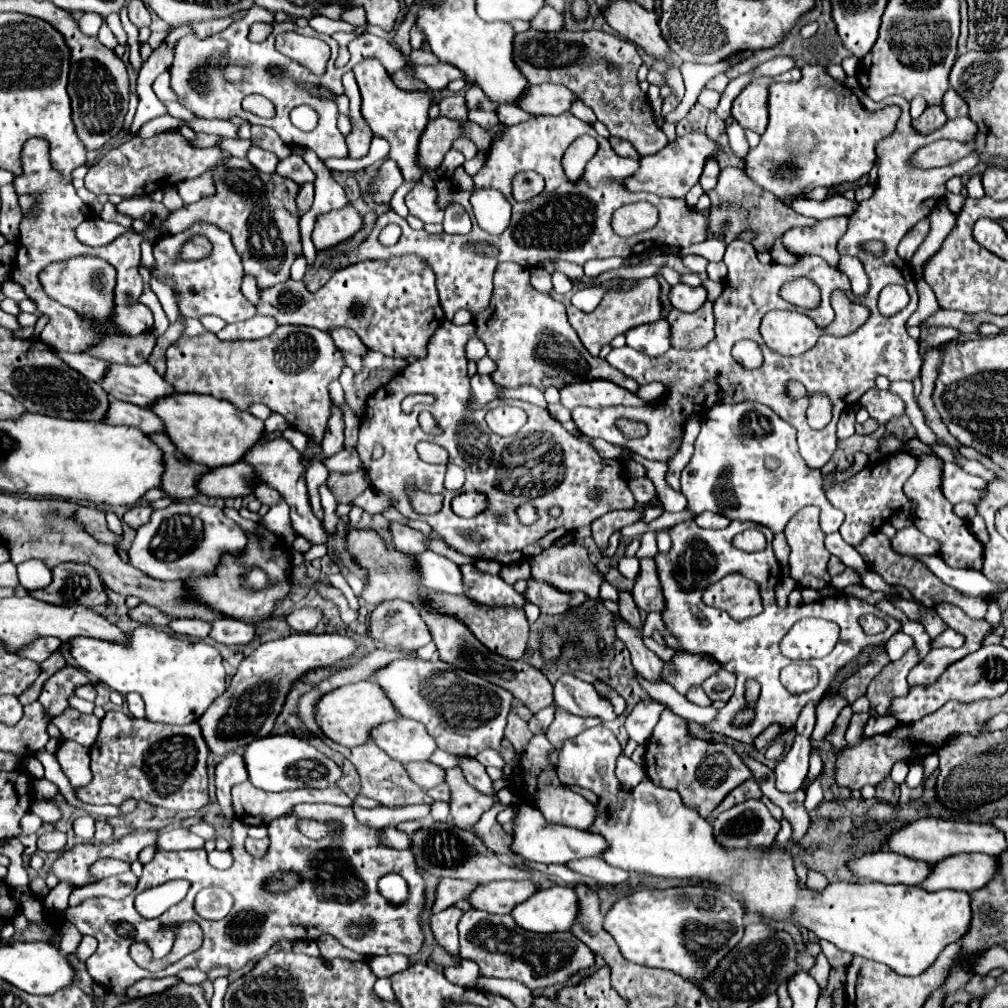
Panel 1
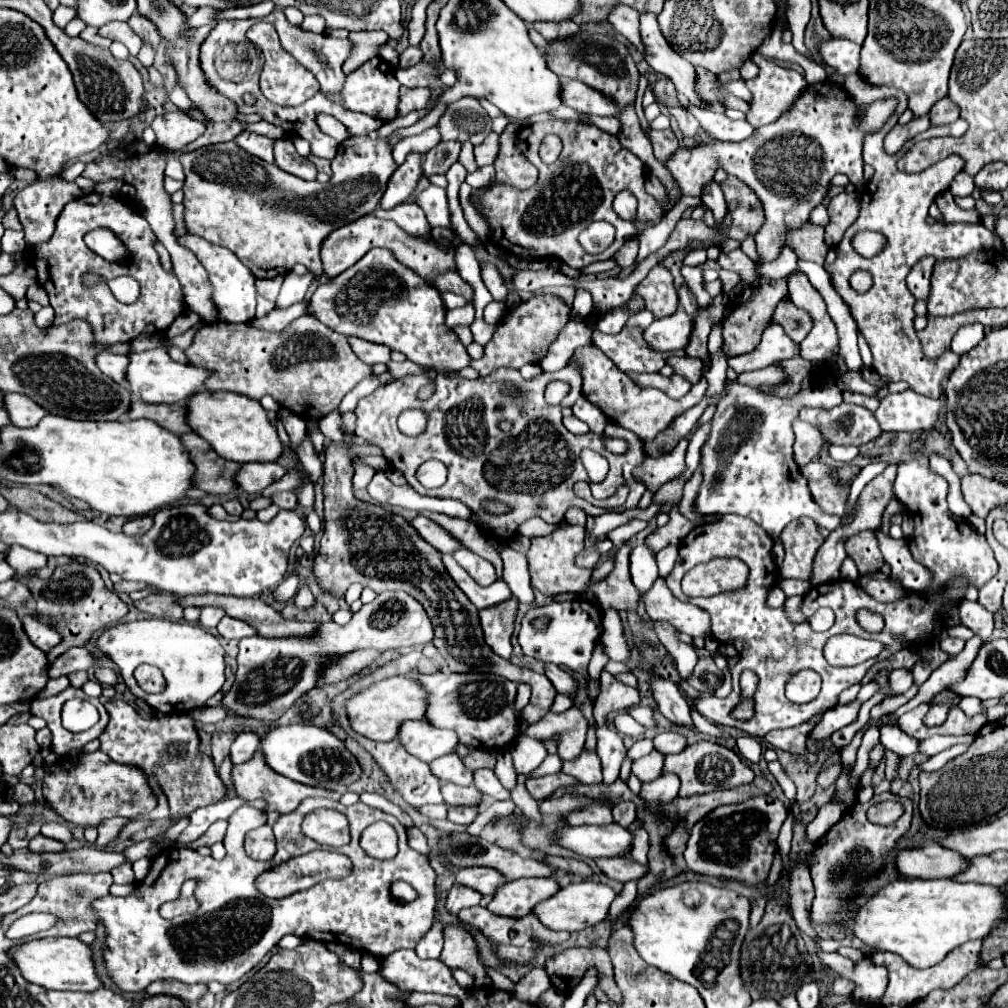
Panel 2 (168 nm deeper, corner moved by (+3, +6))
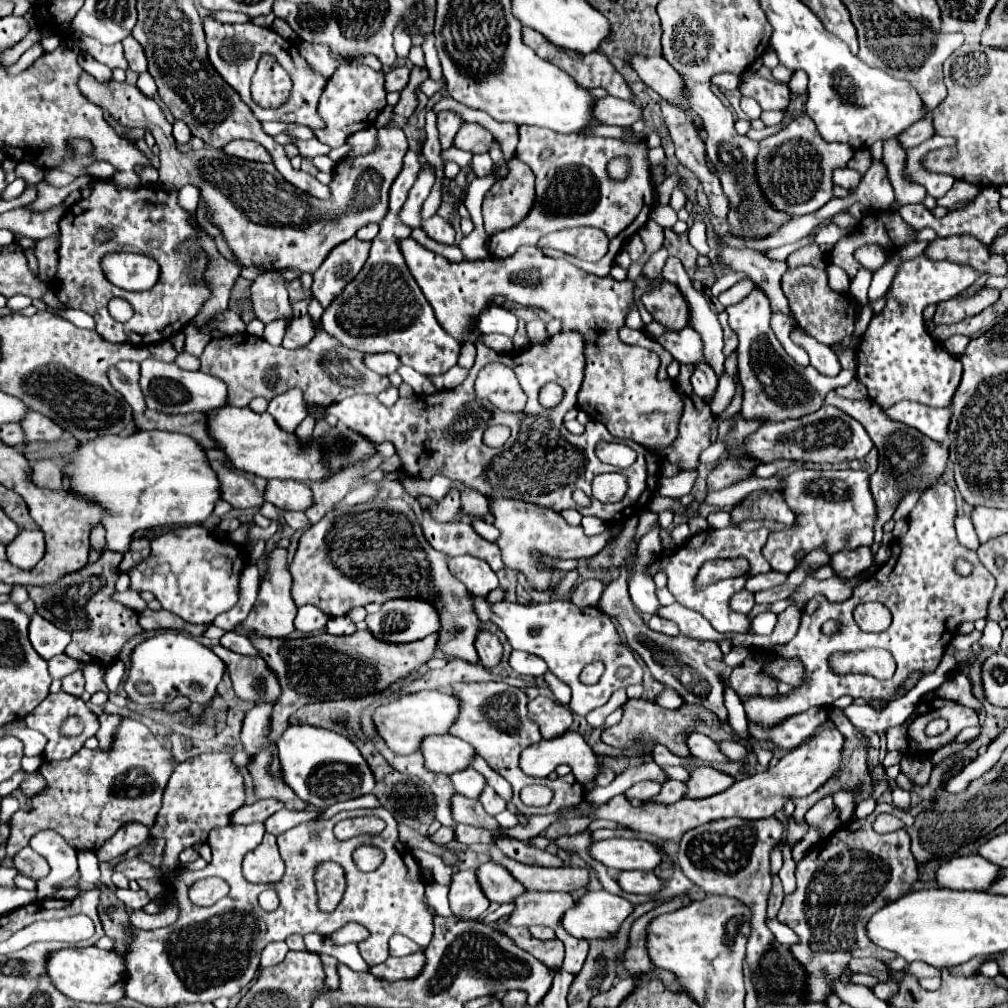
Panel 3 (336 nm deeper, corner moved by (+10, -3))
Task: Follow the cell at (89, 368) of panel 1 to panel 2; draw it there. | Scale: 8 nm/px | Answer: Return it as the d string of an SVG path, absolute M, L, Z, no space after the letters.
M101 351L95 355L95 363L101 369L103 375L111 377L119 385L125 385L125 365L129 365L127 355L111 353L111 351Z

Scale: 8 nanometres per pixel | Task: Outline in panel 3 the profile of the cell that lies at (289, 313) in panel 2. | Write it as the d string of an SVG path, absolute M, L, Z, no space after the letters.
M306 314L290 322L290 330L286 330L282 344L288 348L304 348L314 336L316 336L316 322L312 320L310 314Z

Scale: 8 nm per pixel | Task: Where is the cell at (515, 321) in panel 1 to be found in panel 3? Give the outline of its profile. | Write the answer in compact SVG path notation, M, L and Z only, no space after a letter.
M454 366L450 368L448 372L440 376L429 376L428 379L436 386L438 391L450 390L450 388L456 388L458 384L462 384L462 380L466 378L466 370L460 368L460 366Z

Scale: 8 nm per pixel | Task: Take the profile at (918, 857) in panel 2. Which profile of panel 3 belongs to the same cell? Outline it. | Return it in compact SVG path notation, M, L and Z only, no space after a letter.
M980 854L956 856L938 868L936 878L940 886L952 890L988 890L1000 878L1000 870Z

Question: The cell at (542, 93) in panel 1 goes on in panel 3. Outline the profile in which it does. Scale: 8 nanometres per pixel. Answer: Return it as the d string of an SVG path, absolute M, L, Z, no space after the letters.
M606 96L598 100L594 114L598 114L598 122L602 124L616 124L616 126L630 128L636 120L642 118L642 108L634 104L632 100L620 100L614 96Z

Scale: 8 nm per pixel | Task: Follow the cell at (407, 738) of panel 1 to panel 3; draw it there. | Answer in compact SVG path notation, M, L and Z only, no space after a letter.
M444 734L426 738L426 742L422 742L422 754L426 758L428 770L452 774L468 768L476 756L476 750L462 738Z

